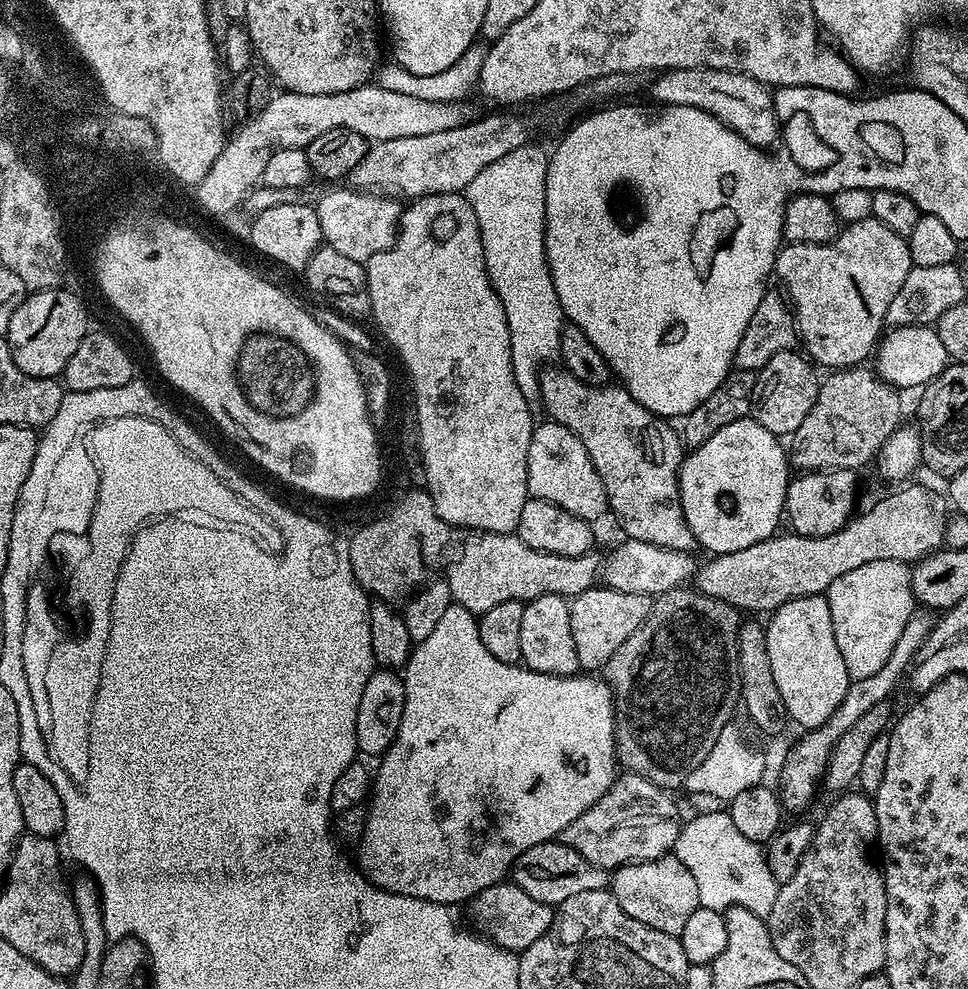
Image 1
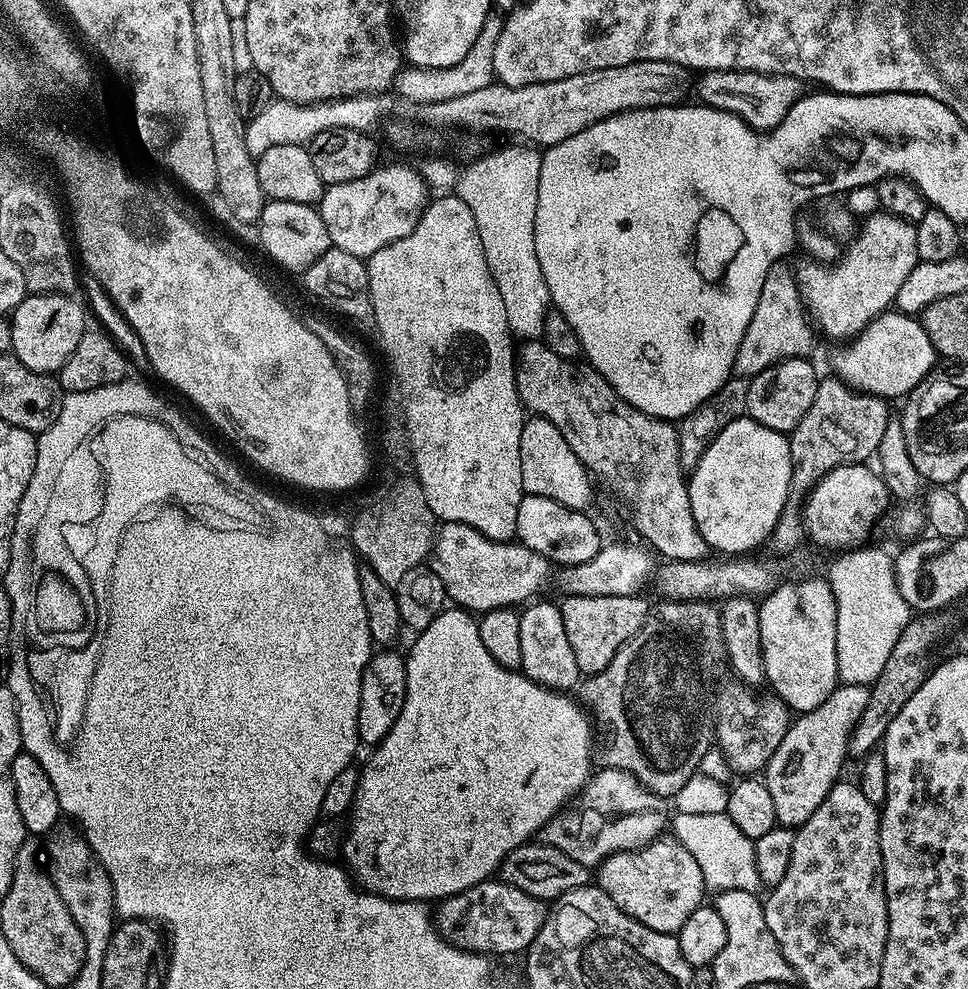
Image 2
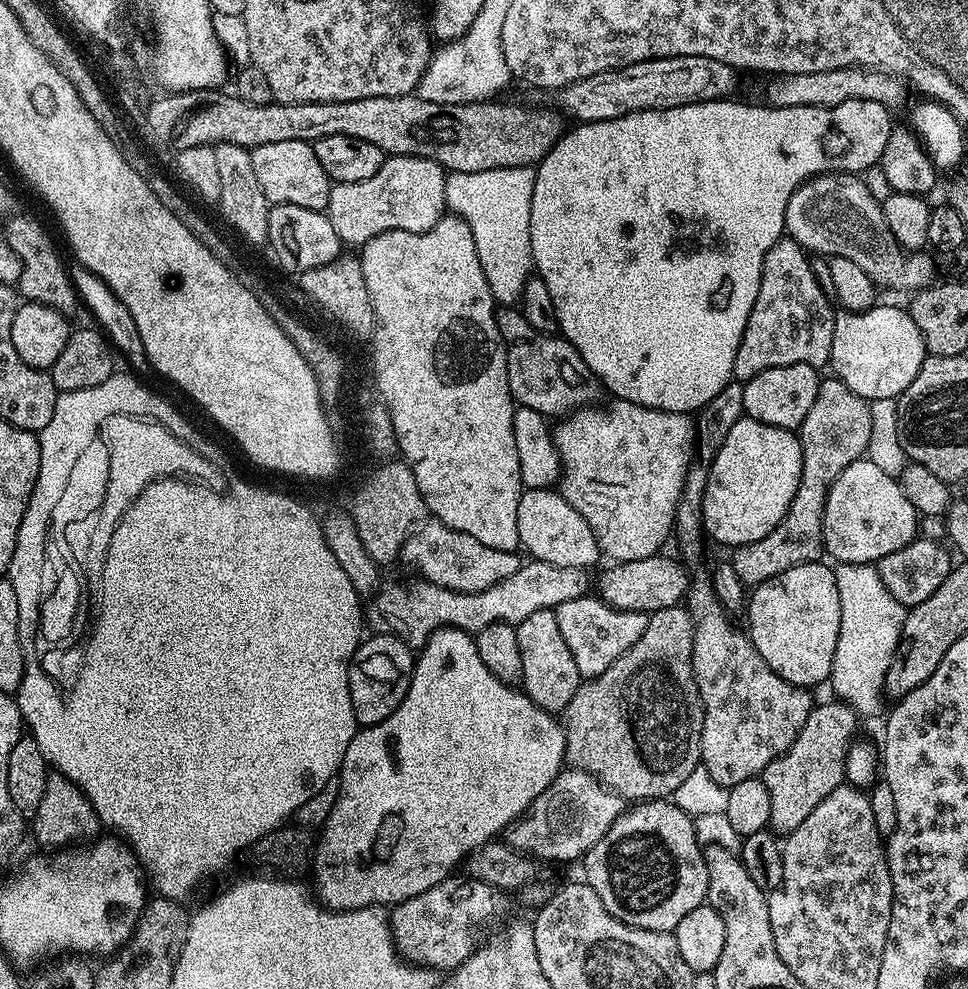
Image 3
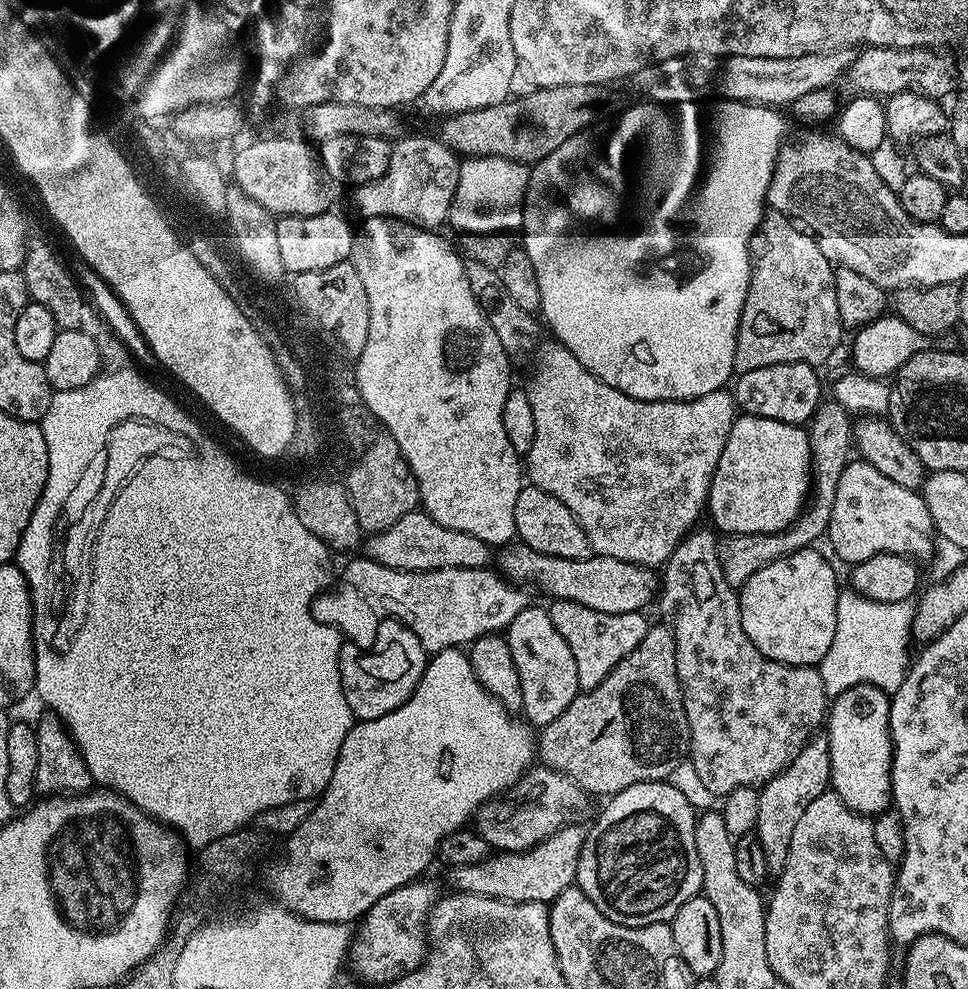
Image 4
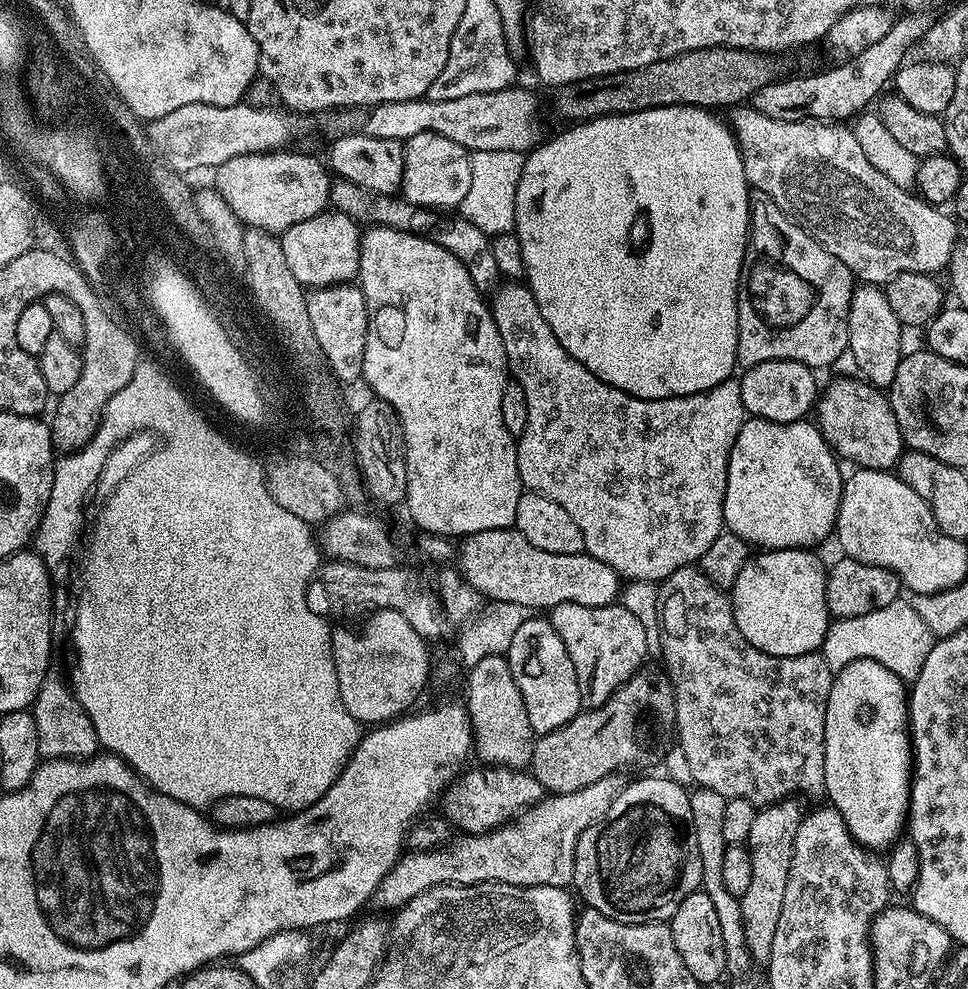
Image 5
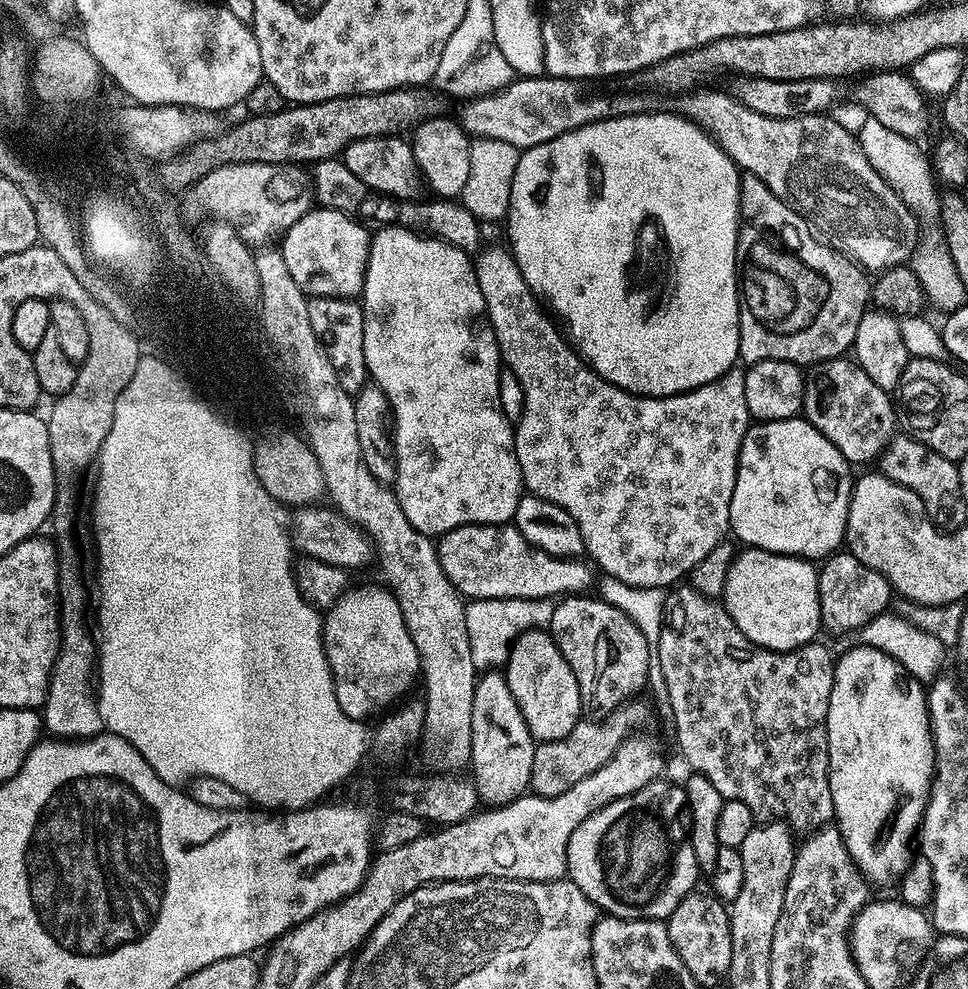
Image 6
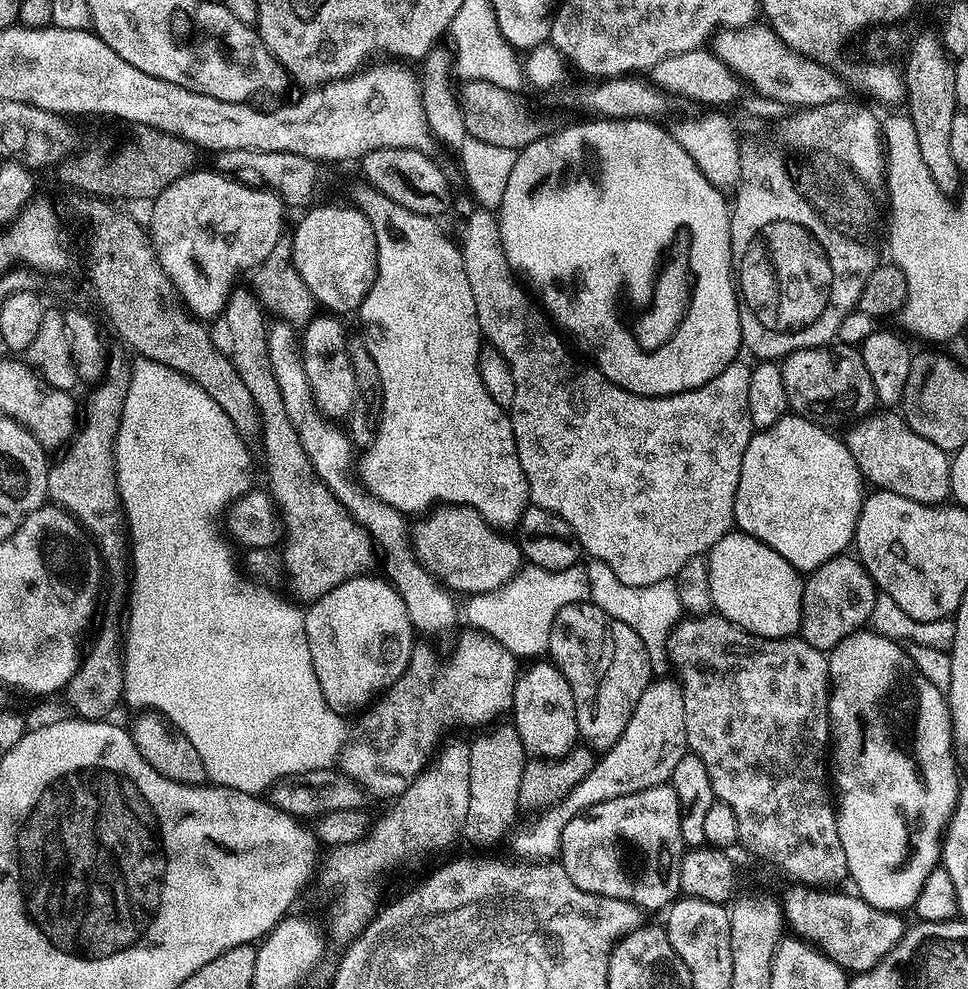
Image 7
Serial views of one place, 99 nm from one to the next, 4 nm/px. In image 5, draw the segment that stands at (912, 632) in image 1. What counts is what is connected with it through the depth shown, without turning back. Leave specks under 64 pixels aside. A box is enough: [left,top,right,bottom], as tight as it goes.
[740,798,802,965]

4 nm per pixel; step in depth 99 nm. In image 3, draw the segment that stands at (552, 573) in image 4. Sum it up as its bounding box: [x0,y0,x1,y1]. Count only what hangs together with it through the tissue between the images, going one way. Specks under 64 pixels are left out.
[598,554,690,614]

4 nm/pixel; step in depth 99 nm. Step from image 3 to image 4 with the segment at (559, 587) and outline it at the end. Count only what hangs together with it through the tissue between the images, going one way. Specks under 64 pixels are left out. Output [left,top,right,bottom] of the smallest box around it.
[311,556,530,654]

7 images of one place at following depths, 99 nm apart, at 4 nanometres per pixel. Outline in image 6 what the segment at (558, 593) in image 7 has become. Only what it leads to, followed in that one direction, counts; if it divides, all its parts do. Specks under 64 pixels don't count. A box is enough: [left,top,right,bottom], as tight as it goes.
[465,597,555,670]

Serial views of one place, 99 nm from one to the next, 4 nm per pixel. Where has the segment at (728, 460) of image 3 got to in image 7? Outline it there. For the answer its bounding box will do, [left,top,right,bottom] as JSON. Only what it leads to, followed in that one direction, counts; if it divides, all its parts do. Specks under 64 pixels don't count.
[734,414,866,574]

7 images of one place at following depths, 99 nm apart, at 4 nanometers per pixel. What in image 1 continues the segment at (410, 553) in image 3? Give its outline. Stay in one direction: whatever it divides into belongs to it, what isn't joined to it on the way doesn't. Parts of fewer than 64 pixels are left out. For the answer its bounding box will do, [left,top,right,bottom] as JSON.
[448,531,602,614]

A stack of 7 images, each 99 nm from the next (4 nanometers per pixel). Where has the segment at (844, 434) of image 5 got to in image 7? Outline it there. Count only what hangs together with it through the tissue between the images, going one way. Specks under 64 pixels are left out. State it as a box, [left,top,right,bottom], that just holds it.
[781,344,877,426]

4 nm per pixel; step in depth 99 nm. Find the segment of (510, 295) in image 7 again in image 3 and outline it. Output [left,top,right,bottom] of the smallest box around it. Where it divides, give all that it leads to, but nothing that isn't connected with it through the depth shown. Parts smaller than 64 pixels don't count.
[554,399,697,561]

